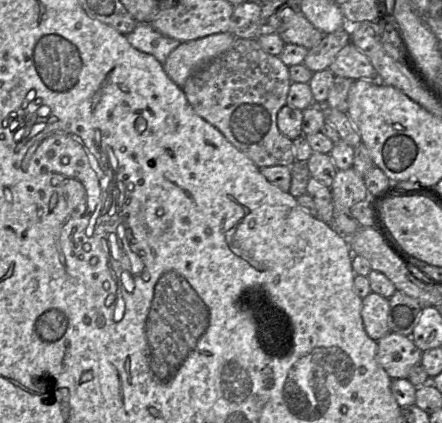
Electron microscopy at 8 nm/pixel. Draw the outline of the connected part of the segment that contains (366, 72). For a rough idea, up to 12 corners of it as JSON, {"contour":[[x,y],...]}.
{"contour":[[351,42],[328,69],[353,80],[378,80],[370,60]]}

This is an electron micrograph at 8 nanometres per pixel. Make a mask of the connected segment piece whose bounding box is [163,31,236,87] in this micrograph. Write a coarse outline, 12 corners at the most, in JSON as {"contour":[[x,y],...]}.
{"contour":[[230,31],[181,42],[163,68],[179,87],[227,51]]}

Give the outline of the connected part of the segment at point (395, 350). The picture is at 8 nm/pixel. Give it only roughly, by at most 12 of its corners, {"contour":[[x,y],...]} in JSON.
{"contour":[[388,333],[377,361],[392,379],[407,378],[423,352],[411,337]]}

